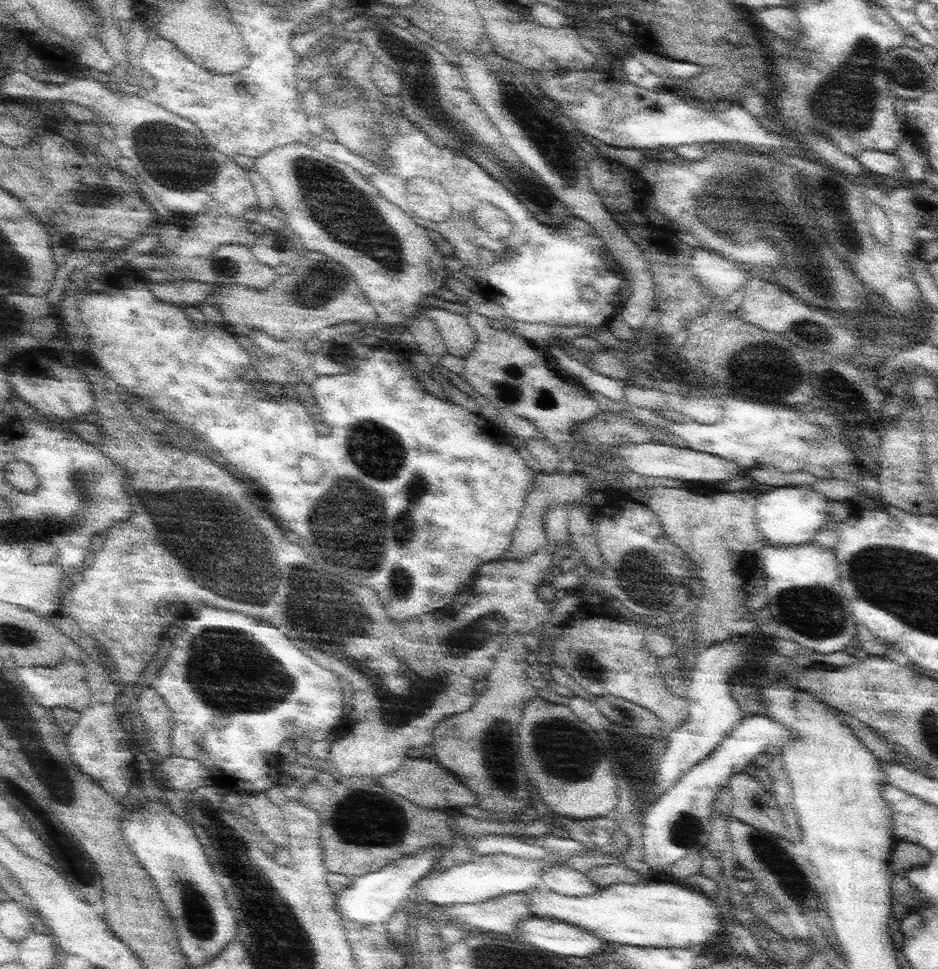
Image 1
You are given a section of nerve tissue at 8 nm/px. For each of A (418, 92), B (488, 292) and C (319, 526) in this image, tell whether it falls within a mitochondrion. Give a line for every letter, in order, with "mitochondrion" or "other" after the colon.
A: other
B: other
C: mitochondrion

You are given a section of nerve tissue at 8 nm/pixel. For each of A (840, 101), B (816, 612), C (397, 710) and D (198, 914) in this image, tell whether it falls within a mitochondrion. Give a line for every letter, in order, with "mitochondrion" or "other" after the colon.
A: mitochondrion
B: mitochondrion
C: mitochondrion
D: mitochondrion

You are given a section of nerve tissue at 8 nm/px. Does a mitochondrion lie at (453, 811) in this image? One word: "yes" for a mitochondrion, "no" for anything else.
no

